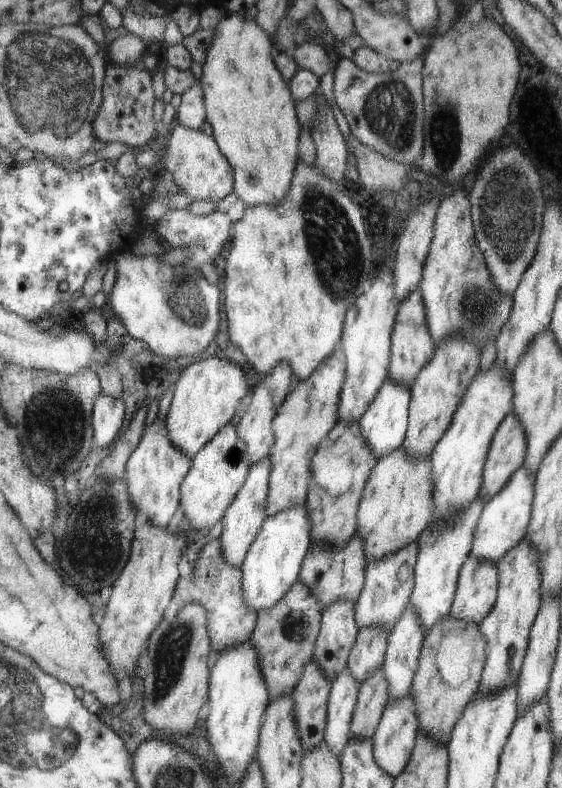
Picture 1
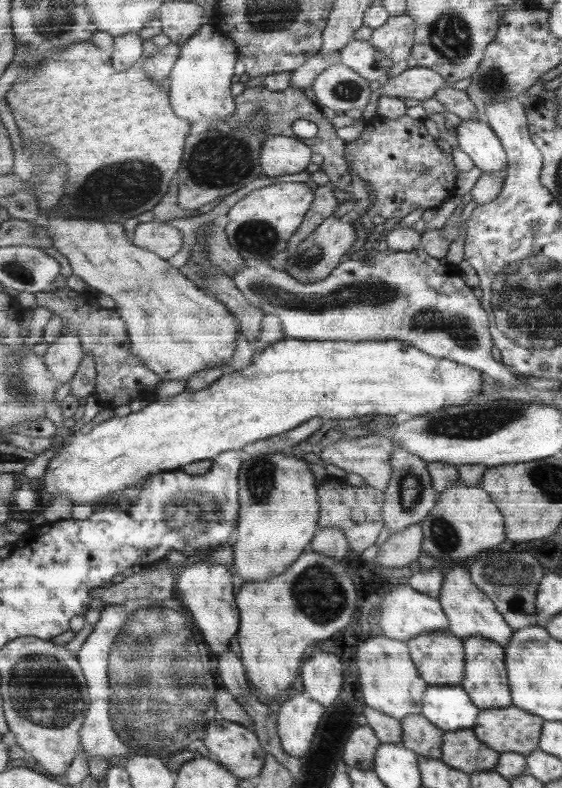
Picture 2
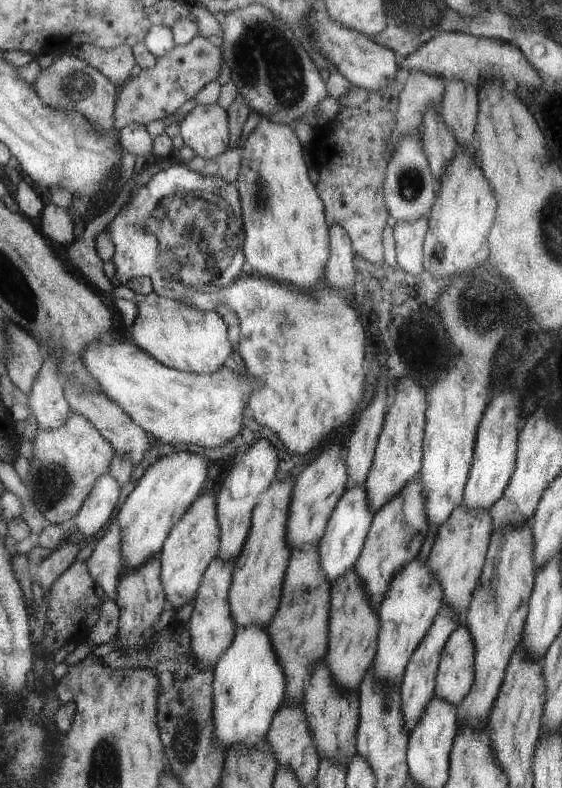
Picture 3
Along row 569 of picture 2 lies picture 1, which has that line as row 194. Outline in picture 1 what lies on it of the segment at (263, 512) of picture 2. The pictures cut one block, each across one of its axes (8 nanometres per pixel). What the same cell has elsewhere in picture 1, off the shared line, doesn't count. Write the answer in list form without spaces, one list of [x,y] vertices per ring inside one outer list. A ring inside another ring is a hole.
[[[222,10],[222,18],[215,31],[216,38],[208,50],[208,60],[205,60],[201,77],[206,97],[207,121],[213,127],[223,153],[235,168],[236,196],[246,206],[270,206],[286,197],[298,162],[300,124],[294,112],[290,85],[278,67],[272,64],[270,38],[255,20],[246,18],[244,14],[235,14],[233,10]]]

